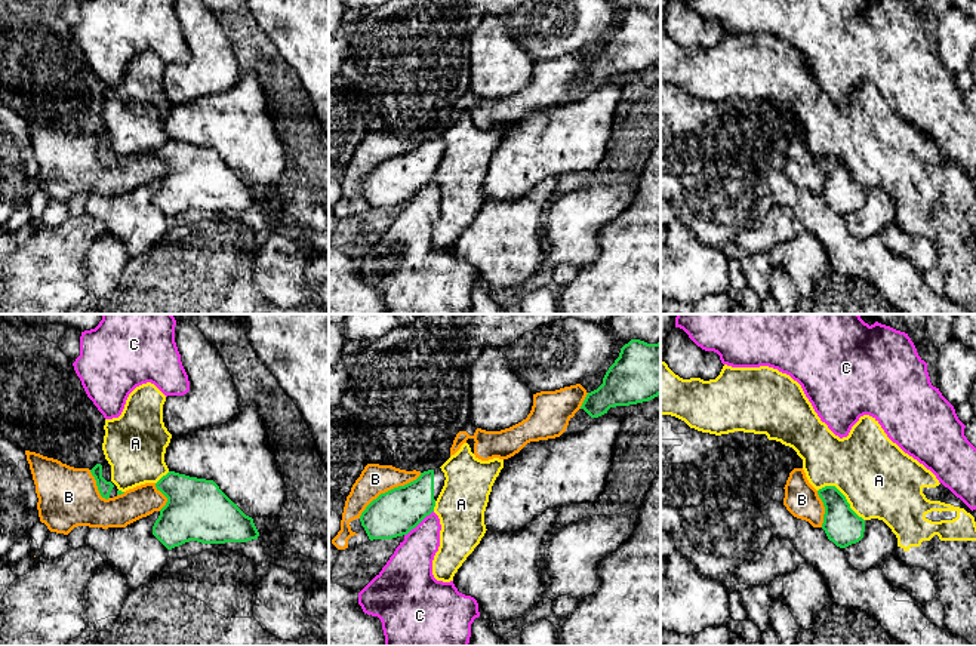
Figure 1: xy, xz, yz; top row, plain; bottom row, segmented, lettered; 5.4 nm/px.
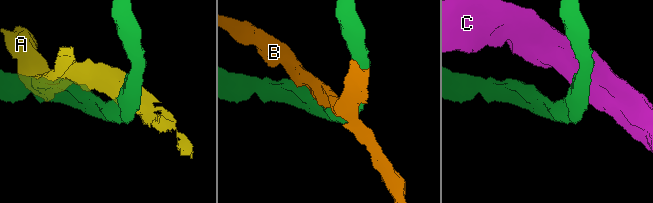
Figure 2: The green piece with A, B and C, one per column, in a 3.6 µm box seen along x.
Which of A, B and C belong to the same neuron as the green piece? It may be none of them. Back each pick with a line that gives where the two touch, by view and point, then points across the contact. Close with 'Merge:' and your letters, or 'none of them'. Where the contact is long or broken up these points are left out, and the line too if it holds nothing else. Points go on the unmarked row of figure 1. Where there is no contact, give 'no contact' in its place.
Merge: none of them

